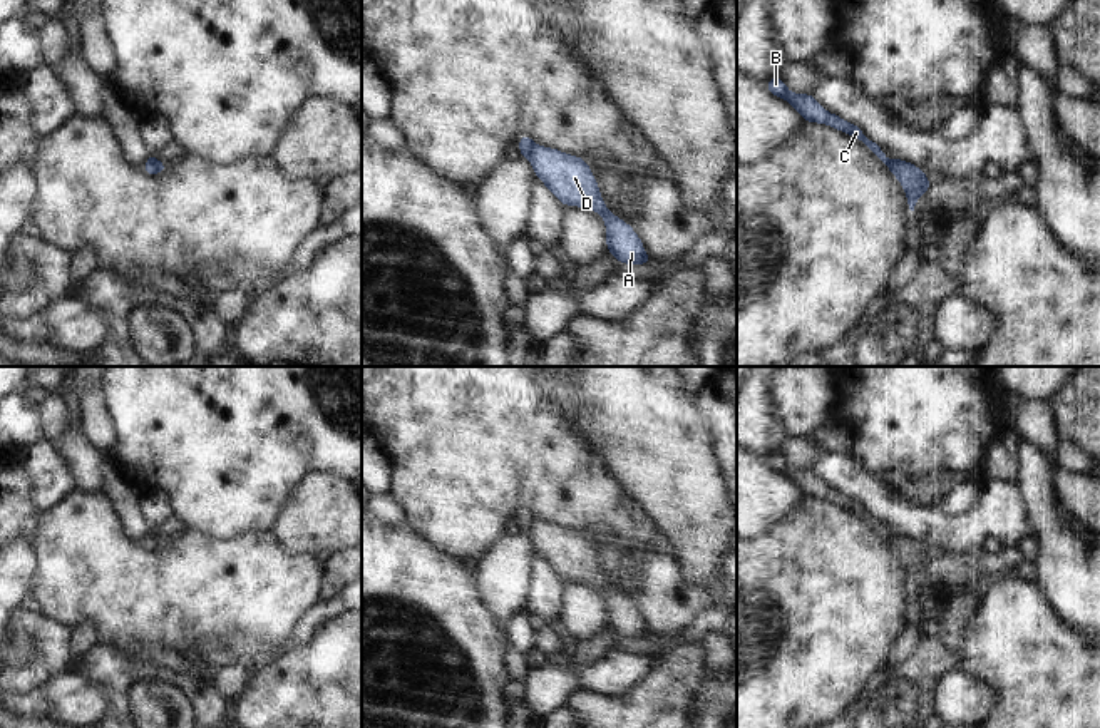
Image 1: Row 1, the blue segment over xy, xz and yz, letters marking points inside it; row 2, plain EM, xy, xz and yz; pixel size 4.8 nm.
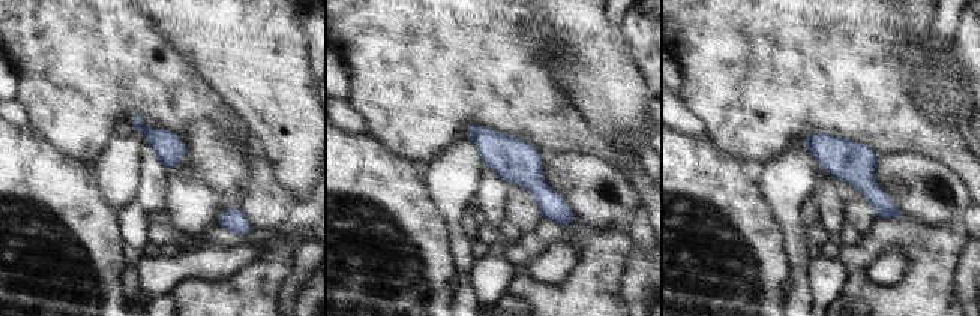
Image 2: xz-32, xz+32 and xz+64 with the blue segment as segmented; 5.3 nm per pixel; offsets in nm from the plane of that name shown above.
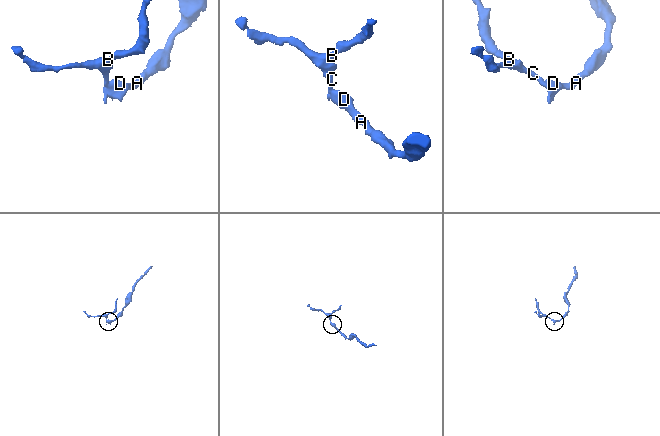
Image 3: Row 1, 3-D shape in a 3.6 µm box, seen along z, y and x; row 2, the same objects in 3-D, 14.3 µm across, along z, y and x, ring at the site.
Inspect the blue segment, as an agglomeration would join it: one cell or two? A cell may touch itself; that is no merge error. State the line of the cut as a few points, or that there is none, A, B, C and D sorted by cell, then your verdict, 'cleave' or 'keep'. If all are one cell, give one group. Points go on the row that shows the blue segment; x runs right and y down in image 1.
xz (534, 144), (528, 156) | A D / B C | cleave

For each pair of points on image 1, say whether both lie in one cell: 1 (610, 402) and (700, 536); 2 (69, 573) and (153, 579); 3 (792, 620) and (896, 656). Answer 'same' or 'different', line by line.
1: same
2: same
3: different

